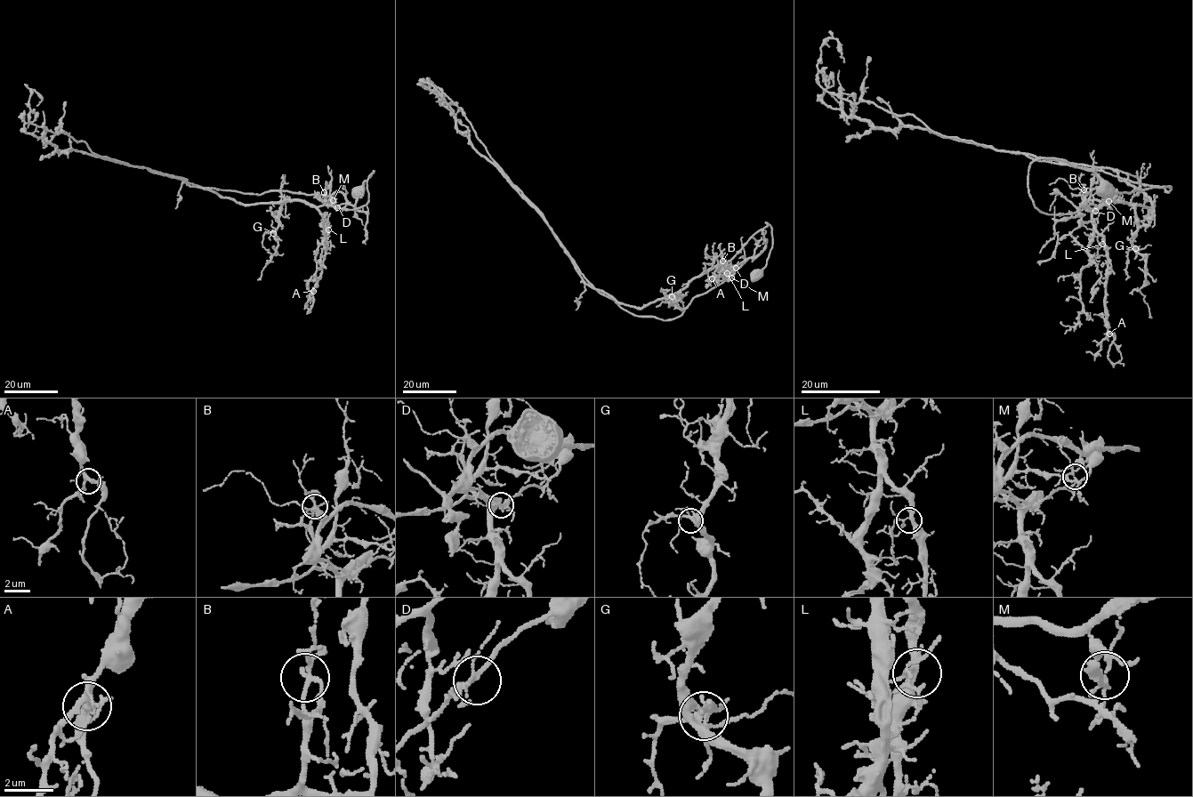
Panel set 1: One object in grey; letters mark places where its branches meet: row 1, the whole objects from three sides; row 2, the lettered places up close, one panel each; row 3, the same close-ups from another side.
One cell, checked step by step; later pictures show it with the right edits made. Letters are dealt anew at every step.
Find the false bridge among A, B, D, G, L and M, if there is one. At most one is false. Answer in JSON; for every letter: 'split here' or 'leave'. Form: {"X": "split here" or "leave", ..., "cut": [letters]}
{"A": "leave", "B": "leave", "D": "leave", "G": "leave", "L": "leave", "M": "split here", "cut": ["M"]}

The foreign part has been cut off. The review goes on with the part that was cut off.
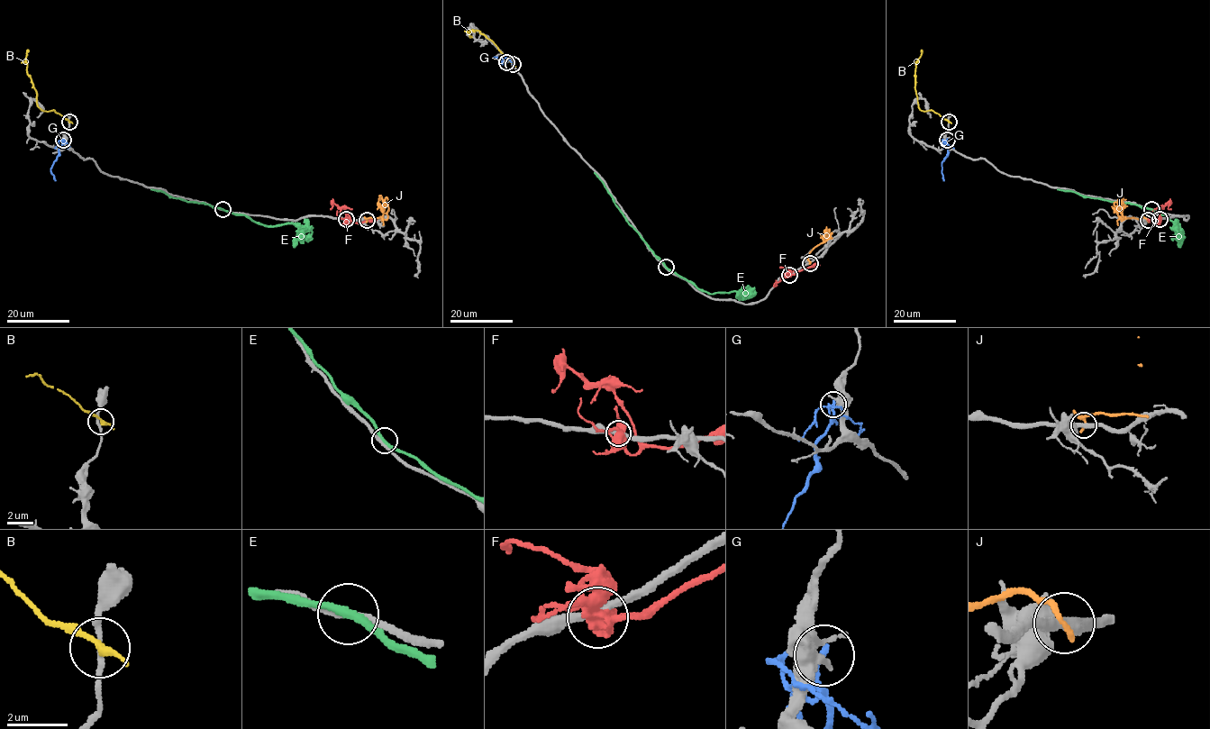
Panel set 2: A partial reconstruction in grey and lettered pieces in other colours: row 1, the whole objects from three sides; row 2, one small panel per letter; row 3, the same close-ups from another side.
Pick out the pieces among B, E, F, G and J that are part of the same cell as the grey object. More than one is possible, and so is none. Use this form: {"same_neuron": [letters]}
{"same_neuron": ["F"]}

